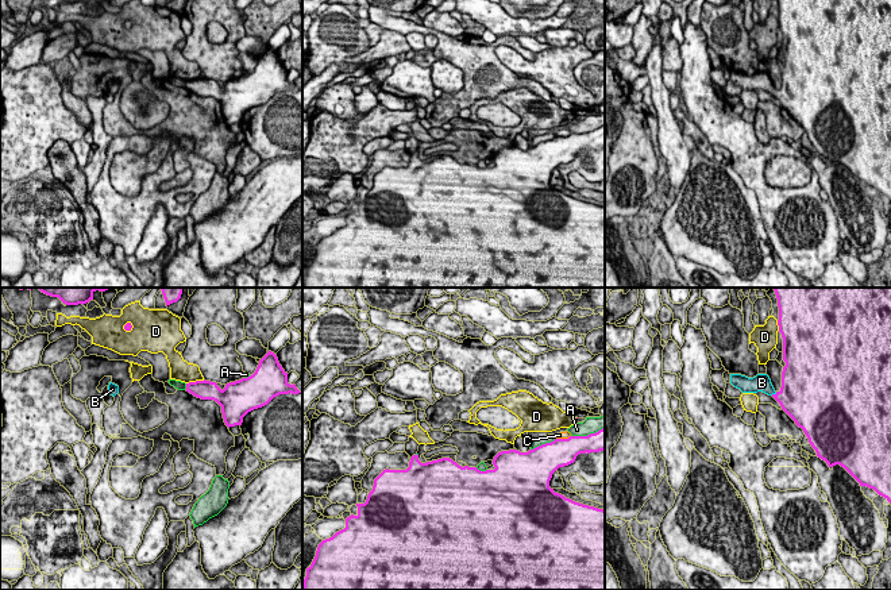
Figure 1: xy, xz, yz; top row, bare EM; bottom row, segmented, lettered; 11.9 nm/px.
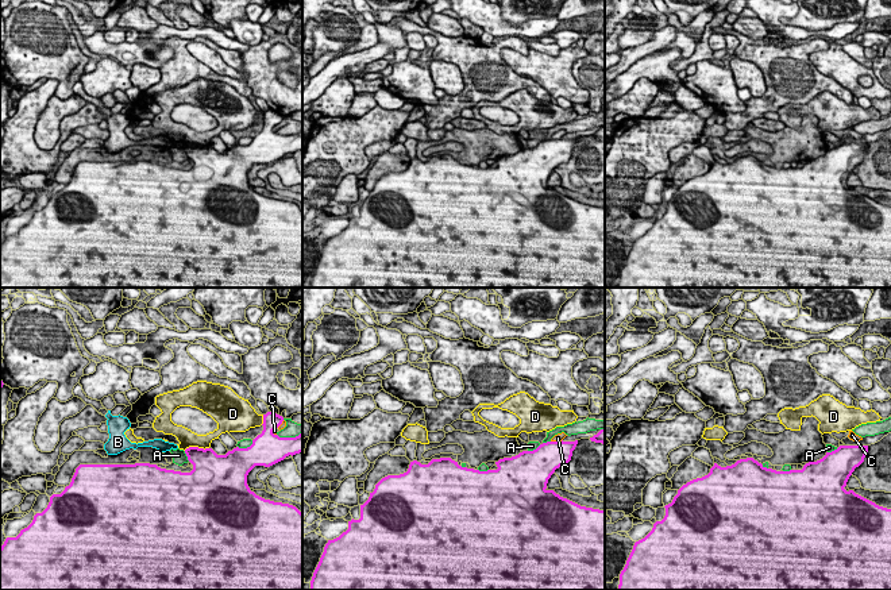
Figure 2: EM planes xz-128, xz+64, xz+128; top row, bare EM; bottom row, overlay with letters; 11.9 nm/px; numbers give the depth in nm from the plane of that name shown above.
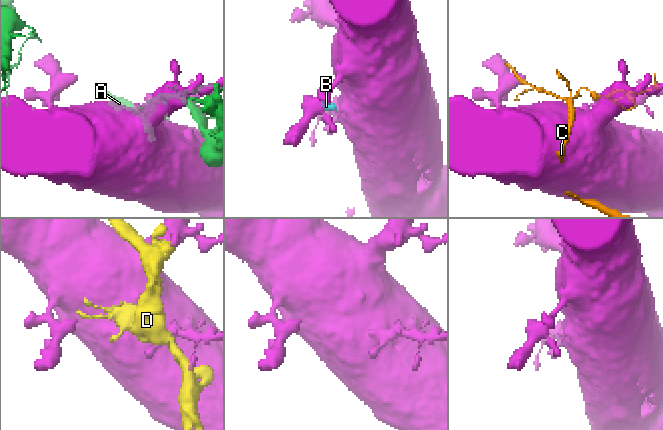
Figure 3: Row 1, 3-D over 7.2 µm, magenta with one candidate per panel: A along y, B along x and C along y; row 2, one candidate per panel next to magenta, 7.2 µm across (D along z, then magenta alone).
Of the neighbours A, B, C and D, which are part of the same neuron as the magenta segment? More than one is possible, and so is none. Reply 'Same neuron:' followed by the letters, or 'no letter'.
Same neuron: B

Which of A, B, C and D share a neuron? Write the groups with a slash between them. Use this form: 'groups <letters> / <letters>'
groups A / B / C / D

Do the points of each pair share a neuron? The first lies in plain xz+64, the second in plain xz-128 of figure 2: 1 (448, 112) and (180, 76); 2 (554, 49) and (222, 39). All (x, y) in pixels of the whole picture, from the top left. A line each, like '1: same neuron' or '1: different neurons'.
1: same neuron
2: same neuron

